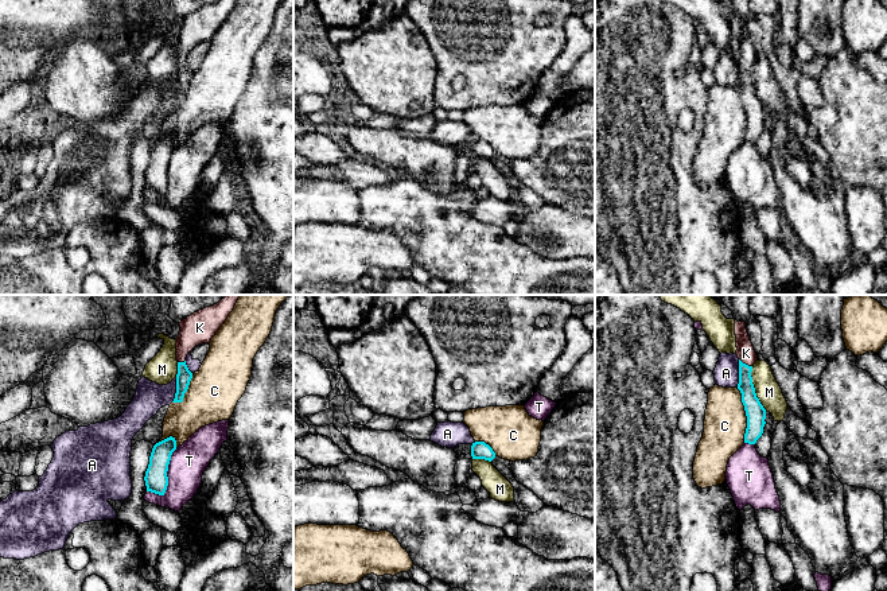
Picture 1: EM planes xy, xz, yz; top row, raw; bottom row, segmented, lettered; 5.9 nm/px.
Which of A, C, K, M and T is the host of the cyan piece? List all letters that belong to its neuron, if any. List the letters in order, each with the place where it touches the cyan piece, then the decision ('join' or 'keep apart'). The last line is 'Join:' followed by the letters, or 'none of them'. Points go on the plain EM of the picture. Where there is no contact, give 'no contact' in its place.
A: yz (739, 72) | keep apart
C: yz (746, 113) | keep apart
K: yz (744, 62) | join
M: yz (754, 86) | keep apart
T: xy (167, 178) | keep apart
Join: K

